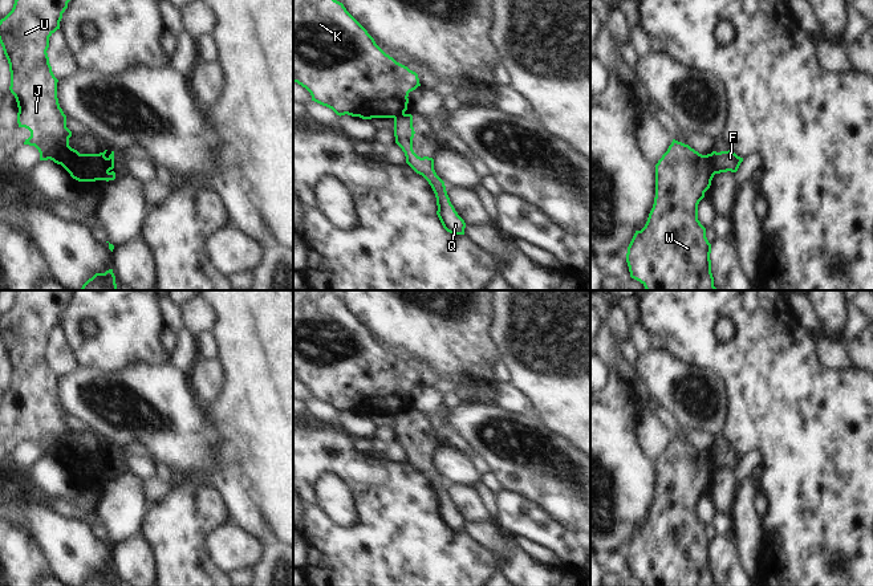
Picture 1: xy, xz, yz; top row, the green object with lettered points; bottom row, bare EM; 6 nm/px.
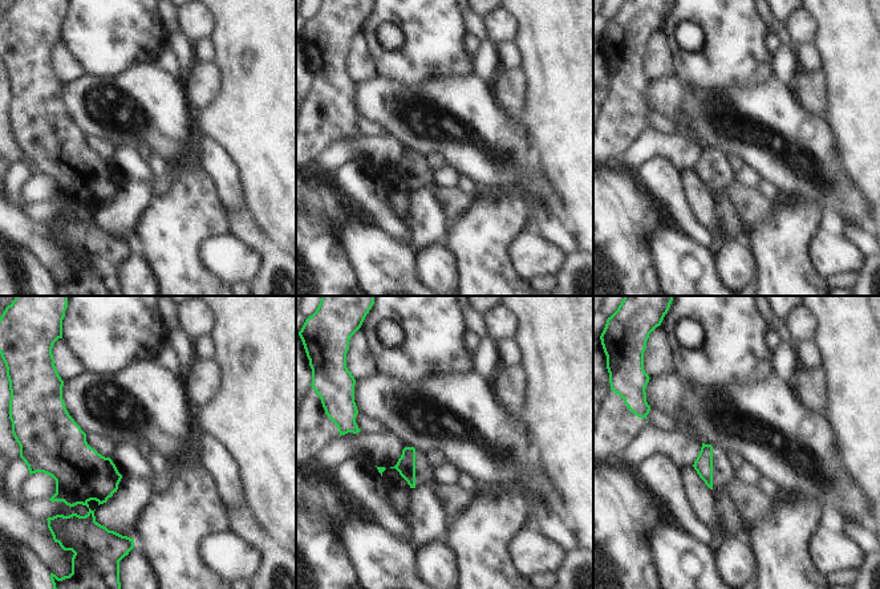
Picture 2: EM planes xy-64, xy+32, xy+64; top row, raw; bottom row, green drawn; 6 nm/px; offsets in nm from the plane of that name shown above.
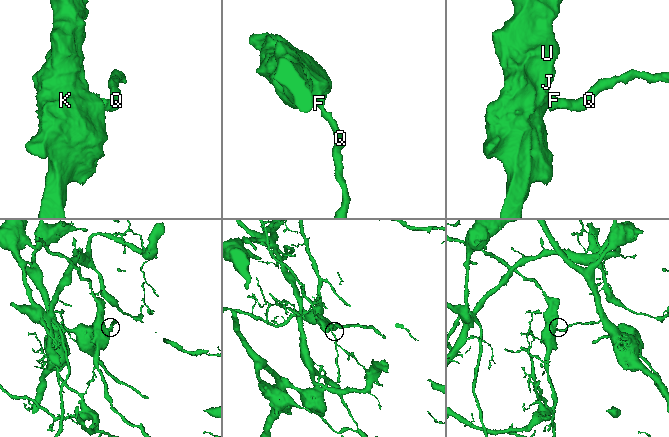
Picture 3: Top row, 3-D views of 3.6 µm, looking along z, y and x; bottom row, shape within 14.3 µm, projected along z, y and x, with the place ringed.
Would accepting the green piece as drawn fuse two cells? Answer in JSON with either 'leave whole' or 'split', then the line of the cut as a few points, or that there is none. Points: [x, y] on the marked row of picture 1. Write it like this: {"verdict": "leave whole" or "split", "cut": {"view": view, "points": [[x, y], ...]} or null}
{"verdict": "split", "cut": {"view": "xy", "points": [[98, 154], [109, 179]]}}

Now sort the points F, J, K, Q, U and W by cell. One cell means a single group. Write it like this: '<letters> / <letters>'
F Q / J K U W

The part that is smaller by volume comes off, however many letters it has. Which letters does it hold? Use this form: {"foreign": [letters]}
{"foreign": ["J", "K", "U", "W"]}

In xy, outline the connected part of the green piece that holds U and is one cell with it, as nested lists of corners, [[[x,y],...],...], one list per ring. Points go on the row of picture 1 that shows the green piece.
[[[15,0],[12,11],[0,20],[0,44],[9,64],[11,86],[19,113],[19,127],[31,131],[24,145],[34,146],[40,160],[61,164],[78,182],[109,182],[109,175],[100,154],[80,154],[69,146],[72,131],[66,127],[66,115],[57,98],[57,82],[49,64],[49,37],[60,29],[62,13],[70,0]]]

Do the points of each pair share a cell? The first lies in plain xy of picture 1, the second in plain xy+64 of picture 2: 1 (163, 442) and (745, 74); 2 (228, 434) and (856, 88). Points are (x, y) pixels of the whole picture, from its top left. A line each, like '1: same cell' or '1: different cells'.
1: different cells
2: same cell

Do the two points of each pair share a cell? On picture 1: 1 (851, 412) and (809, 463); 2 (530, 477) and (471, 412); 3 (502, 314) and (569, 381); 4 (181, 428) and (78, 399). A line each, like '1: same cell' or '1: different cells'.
1: same cell
2: same cell
3: same cell
4: same cell

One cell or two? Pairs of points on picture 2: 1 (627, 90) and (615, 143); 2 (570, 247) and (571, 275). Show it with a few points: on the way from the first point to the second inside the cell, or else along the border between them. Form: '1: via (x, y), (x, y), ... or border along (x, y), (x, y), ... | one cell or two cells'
1: via (627, 104), (615, 130) | one cell
2: border along (578, 250), (566, 255) | two cells

